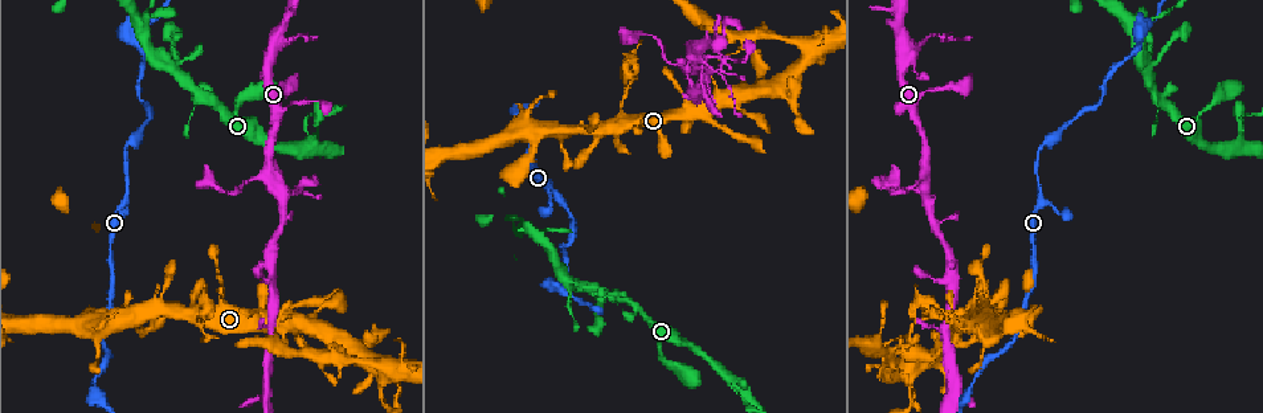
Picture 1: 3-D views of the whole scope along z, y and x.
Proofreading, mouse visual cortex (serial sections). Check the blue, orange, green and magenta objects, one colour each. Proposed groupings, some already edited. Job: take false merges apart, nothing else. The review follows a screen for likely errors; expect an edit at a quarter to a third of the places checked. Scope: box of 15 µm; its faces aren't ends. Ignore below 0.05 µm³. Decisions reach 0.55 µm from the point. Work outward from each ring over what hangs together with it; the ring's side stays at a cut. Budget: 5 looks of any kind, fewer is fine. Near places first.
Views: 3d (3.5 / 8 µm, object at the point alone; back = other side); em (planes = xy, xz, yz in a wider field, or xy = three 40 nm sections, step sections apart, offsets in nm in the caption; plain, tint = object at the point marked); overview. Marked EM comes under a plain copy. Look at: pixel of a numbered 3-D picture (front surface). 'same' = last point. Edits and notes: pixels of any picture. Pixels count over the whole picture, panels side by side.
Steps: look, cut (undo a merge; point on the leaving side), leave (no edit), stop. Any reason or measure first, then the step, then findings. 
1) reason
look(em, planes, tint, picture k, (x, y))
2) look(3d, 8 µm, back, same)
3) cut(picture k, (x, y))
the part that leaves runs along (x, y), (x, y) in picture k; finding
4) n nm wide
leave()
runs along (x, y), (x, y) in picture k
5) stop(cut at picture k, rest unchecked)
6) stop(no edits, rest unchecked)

arms run side by side
look(3d, 8 µm, picture 1, (733, 382))

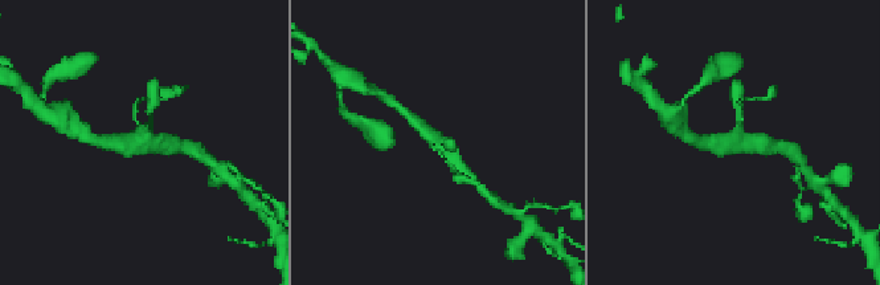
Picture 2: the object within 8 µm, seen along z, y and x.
4 arms; arms of 100, 150, 350, 450 nm; now the EM
look(em, xy, step 3, tint, picture 2, (437, 142))

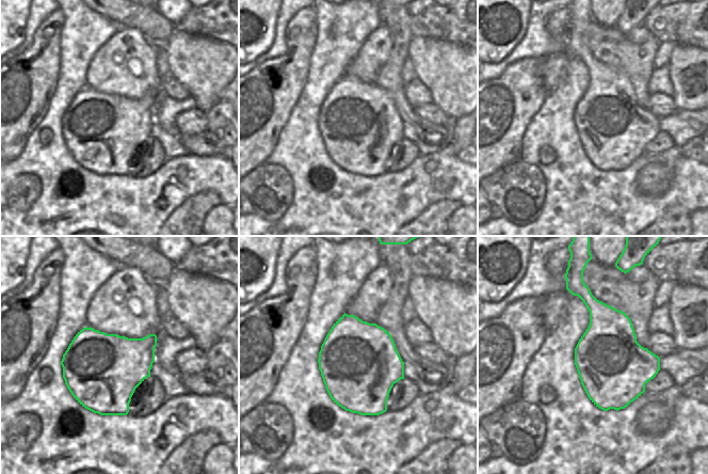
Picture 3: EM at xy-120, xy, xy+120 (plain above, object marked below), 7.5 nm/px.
leave()
runs along (408, 115), (442, 145), (462, 170) in picture 2; all the same cell

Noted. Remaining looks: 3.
abrupt turn
look(3d, 3.5 µm, back, picture 1, (297, 195))

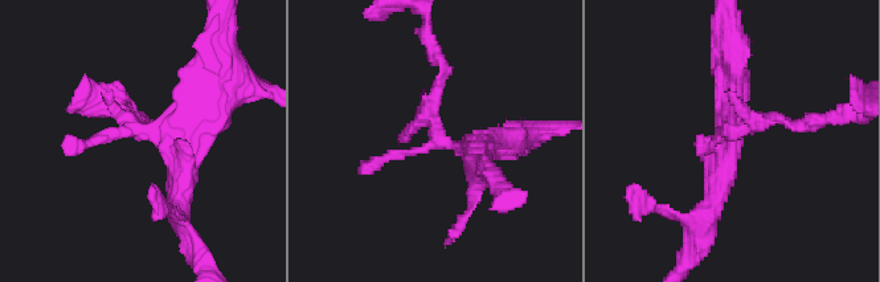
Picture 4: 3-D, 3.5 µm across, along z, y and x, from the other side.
look(em, xy, step 1, tint, picture 4, (731, 134))

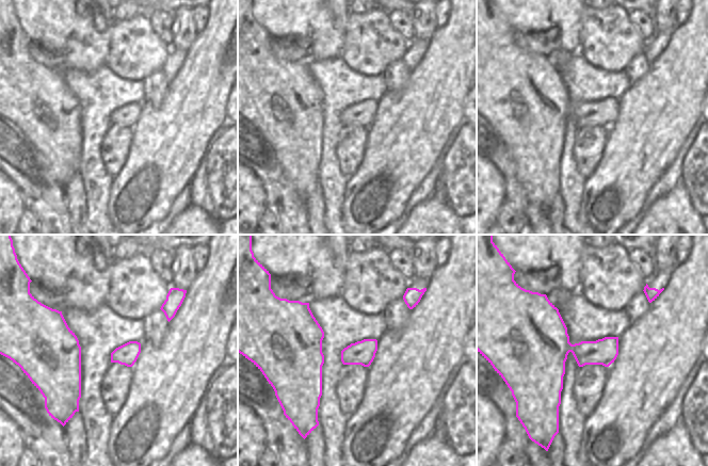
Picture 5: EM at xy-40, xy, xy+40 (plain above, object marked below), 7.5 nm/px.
180 nm wide
leave()
runs along (511, 142), (446, 144), (434, 135), (438, 64) in picture 4; one cell here

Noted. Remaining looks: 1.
stop(no edits, rest unchecked)

